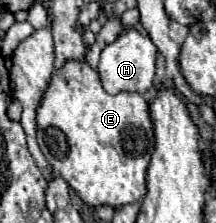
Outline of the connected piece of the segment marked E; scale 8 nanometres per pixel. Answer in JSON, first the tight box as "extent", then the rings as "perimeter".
{"extent":[36,59,154,207],"perimeter":[[[84,59],[66,61],[52,73],[36,111],[38,145],[52,169],[90,205],[120,207],[146,195],[146,167],[154,153],[148,101],[140,93],[108,95],[98,71]]]}

